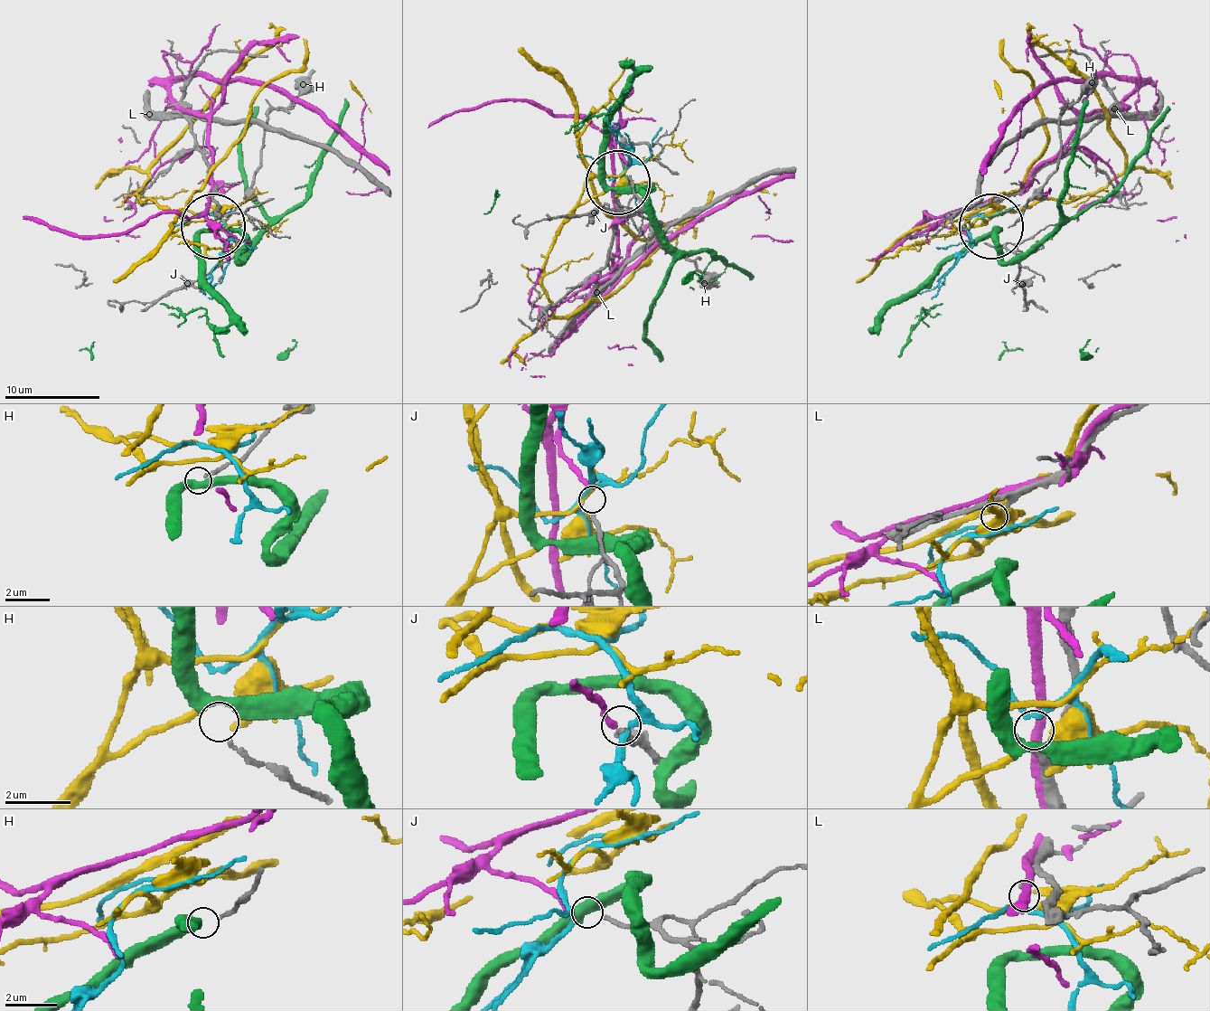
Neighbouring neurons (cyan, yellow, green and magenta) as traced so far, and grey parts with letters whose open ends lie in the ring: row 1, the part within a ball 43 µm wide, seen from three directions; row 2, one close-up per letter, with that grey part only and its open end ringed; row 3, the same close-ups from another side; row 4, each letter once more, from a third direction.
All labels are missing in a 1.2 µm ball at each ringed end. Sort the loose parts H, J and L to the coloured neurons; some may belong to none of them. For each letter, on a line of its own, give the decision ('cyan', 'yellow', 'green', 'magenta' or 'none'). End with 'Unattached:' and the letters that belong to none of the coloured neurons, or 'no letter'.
H: none
J: magenta
L: cyan
Unattached: H

